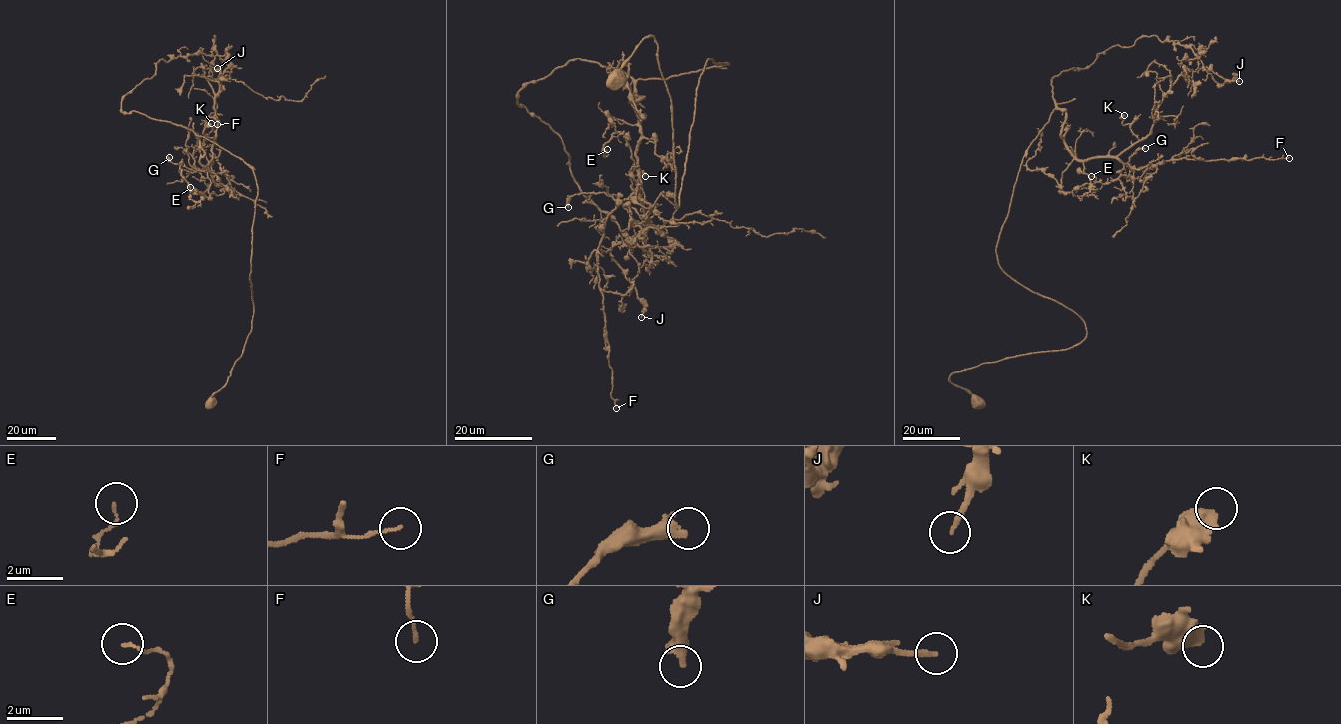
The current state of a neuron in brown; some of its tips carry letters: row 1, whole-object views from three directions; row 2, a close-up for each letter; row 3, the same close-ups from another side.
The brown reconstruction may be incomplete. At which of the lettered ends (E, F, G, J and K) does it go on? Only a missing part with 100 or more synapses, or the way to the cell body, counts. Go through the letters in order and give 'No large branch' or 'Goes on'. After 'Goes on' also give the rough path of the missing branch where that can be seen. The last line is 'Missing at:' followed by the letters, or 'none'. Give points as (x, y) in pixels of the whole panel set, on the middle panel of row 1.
E: No large branch
F: No large branch
G: No large branch
J: No large branch
K: No large branch
Missing at: none

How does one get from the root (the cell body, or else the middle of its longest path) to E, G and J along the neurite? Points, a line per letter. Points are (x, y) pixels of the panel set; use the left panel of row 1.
E: (209, 404), (252, 327), (257, 186), (242, 159), (196, 134), (213, 180), (199, 200), (190, 187)
G: (209, 404), (252, 327), (257, 186), (242, 159), (196, 134), (208, 171), (211, 161), (200, 172), (169, 157)
J: (209, 404), (252, 327), (257, 187), (196, 134), (199, 163), (208, 171), (217, 122), (192, 74), (217, 68)

